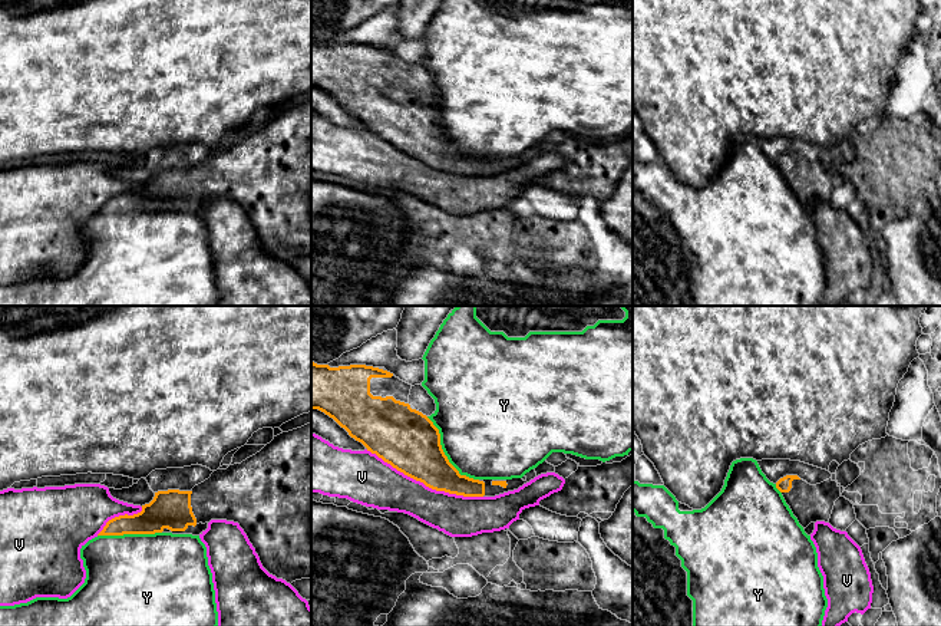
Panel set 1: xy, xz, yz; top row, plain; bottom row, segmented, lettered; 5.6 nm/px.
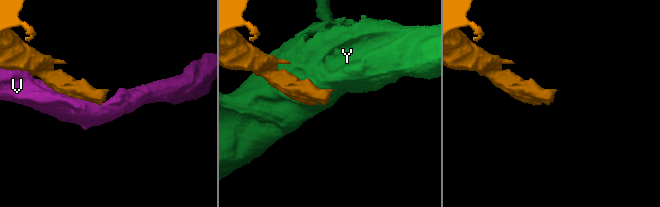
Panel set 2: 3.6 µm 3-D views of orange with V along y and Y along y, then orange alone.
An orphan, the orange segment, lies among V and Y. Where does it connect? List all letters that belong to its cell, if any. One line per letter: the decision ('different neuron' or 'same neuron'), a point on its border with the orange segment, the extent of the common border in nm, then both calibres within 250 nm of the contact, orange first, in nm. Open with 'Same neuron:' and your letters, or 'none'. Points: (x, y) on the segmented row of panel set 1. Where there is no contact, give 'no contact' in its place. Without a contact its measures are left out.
Same neuron: none
V: different neuron; meets orange in xz at (425, 484); contact 700 nm long; 320 nm thick on the orange side, 260 nm on the other
Y: different neuron; meets orange in xz at (443, 454); contact 460 nm long; 340 nm thick on the orange side, 480 nm on the other

